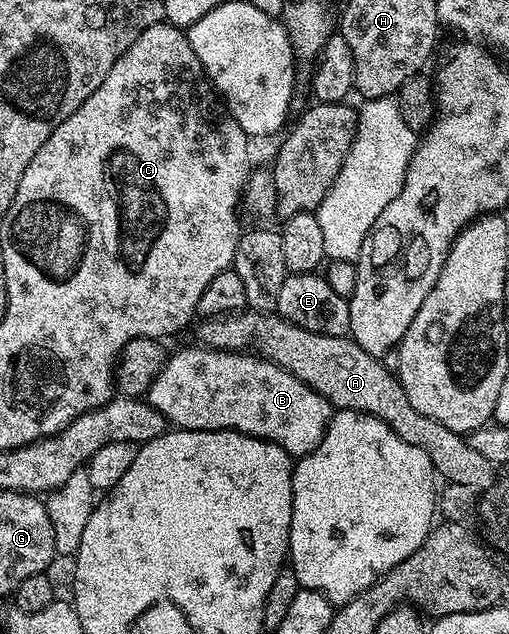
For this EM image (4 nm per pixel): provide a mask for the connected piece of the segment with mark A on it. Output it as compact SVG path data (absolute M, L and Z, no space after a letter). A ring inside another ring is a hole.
M242 310L228 316L210 316L196 325L198 345L218 348L224 352L248 352L272 360L283 370L295 374L311 390L323 394L334 409L346 412L365 412L383 421L403 442L419 446L427 458L431 458L434 473L442 481L462 486L470 484L478 489L493 478L489 464L472 448L462 444L461 433L453 432L443 422L419 414L397 379L394 369L385 365L384 359L367 354L349 336L315 334L295 326L276 312ZM201 323L201 325L199 325Z

